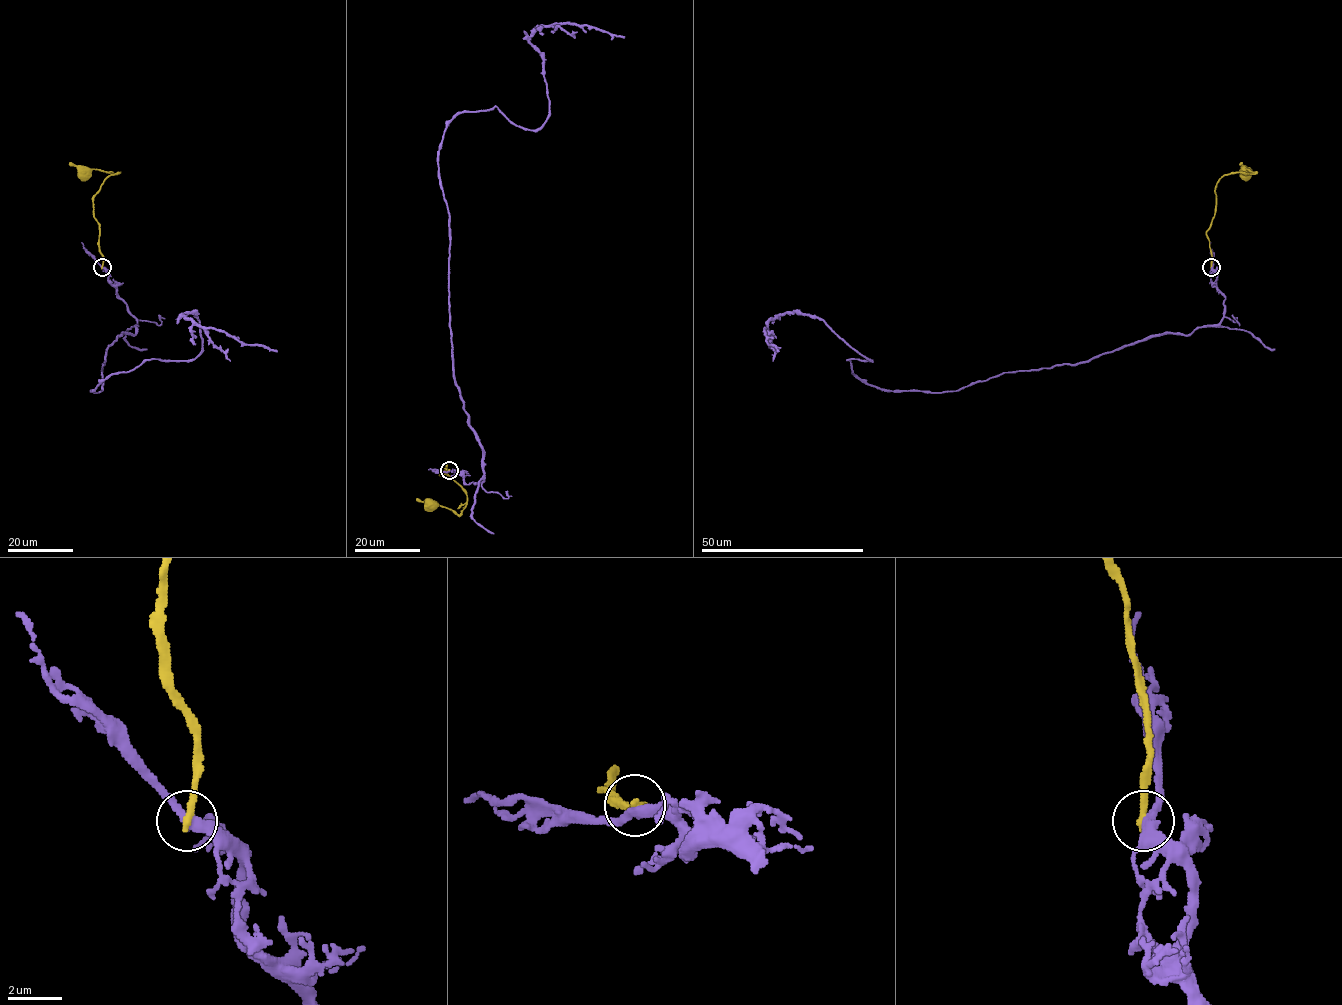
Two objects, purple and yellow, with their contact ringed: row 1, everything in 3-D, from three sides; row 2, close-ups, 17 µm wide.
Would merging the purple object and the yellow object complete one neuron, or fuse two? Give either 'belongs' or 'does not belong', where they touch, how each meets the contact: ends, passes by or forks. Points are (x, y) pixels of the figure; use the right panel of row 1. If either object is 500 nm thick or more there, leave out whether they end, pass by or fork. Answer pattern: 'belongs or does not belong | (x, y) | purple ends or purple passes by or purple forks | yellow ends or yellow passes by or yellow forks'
does not belong | (1211, 267) | purple passes by | yellow ends

